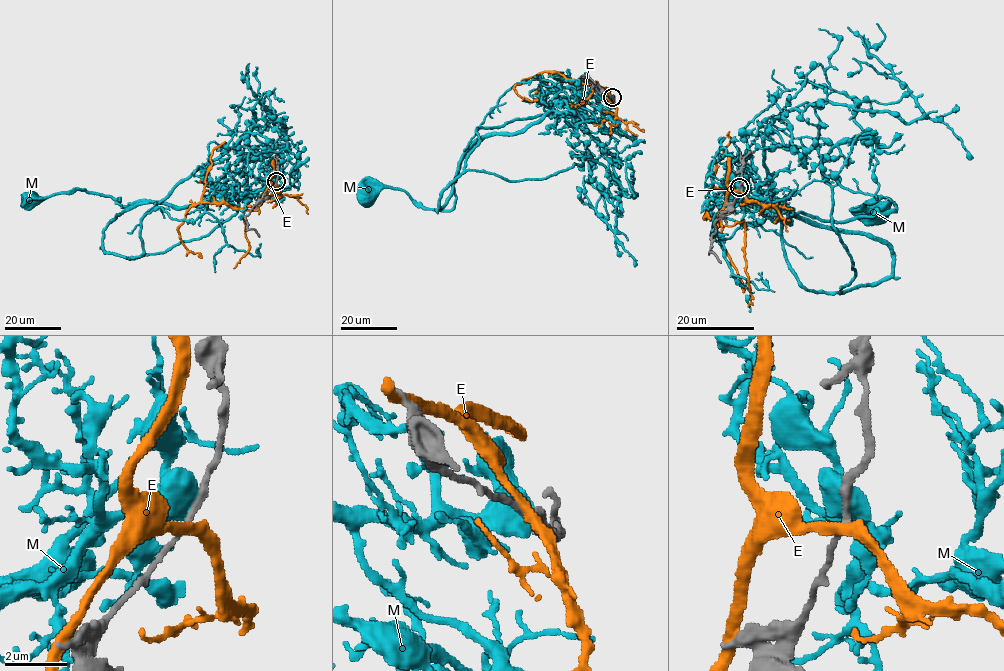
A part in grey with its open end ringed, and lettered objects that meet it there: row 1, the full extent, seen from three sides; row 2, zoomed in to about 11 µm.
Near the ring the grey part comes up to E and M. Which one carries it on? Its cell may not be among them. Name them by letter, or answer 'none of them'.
none of them

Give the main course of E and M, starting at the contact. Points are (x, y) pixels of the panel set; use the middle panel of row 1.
E: (610, 96), (596, 82), (582, 84), (548, 71), (523, 80), (514, 87), (521, 97), (537, 99), (534, 100)
M: (612, 97), (559, 88), (535, 122), (485, 135), (461, 162), (449, 210), (424, 208), (401, 190), (365, 193)

